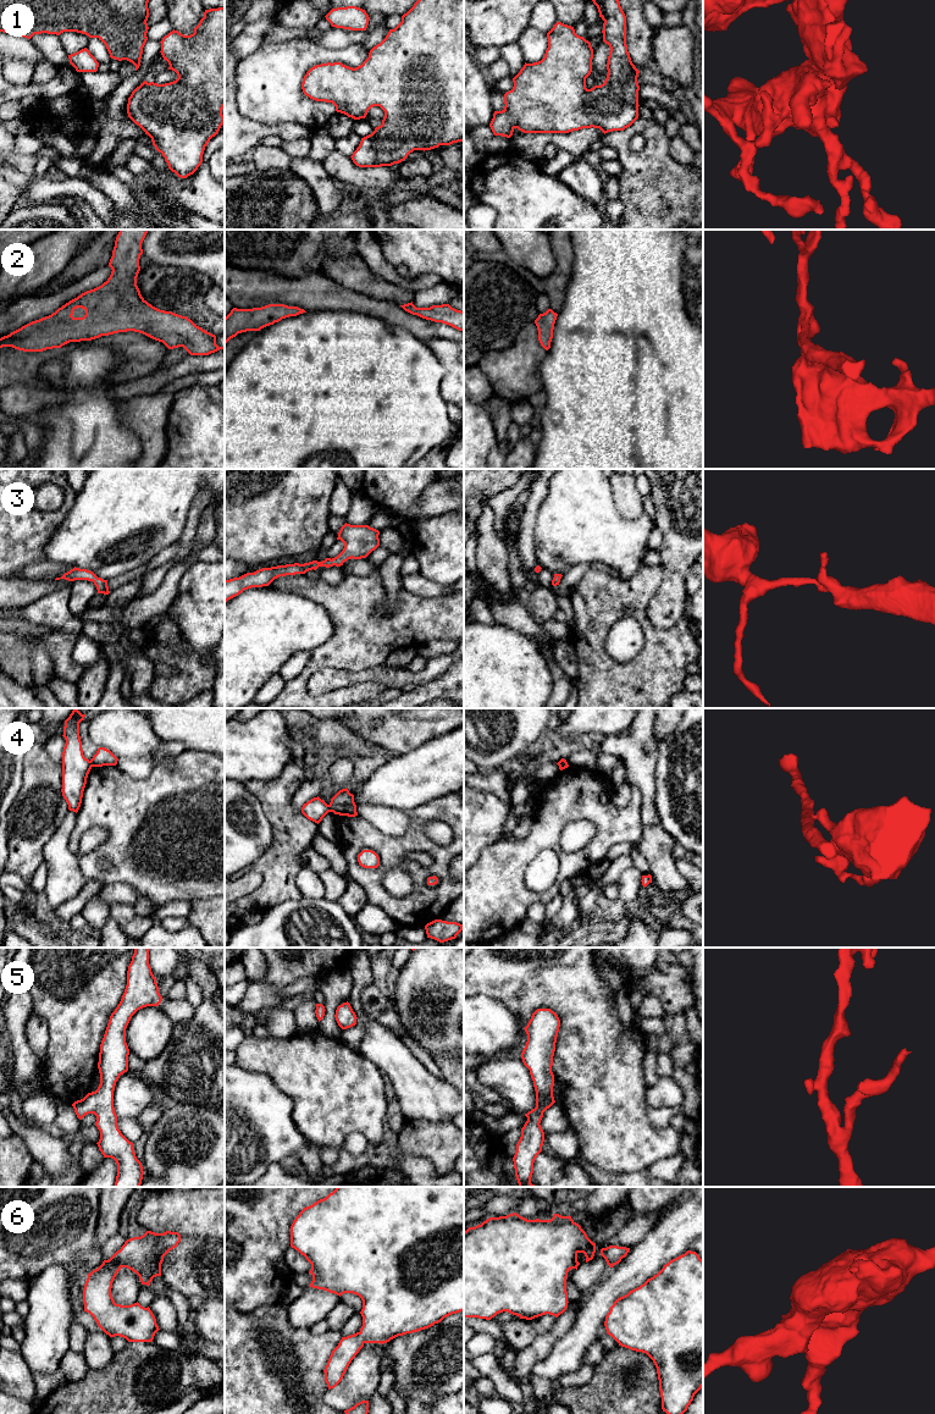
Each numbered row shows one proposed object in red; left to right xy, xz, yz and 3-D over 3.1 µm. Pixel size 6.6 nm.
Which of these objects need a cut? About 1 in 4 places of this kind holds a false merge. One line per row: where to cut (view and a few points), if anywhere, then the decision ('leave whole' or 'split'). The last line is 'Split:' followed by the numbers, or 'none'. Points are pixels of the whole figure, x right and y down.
1: no cut; leave whole
2: no cut; leave whole
3: no cut; leave whole
4: cut in xz along (328, 805), (331, 811); split
5: no cut; leave whole
6: no cut; leave whole
Split: 4

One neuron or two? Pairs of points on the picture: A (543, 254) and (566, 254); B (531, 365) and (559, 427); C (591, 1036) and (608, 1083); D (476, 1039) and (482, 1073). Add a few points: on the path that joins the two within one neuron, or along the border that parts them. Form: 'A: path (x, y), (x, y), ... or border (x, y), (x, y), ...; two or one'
A: border (549, 242), (557, 270); two
B: border (542, 359), (541, 381), (543, 388); two
C: path (592, 1048), (601, 1071); one
D: border (504, 1051), (490, 1058); two

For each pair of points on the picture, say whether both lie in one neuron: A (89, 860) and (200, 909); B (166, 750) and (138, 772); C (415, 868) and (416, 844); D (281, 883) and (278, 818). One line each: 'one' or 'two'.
A: two
B: one
C: one
D: one

